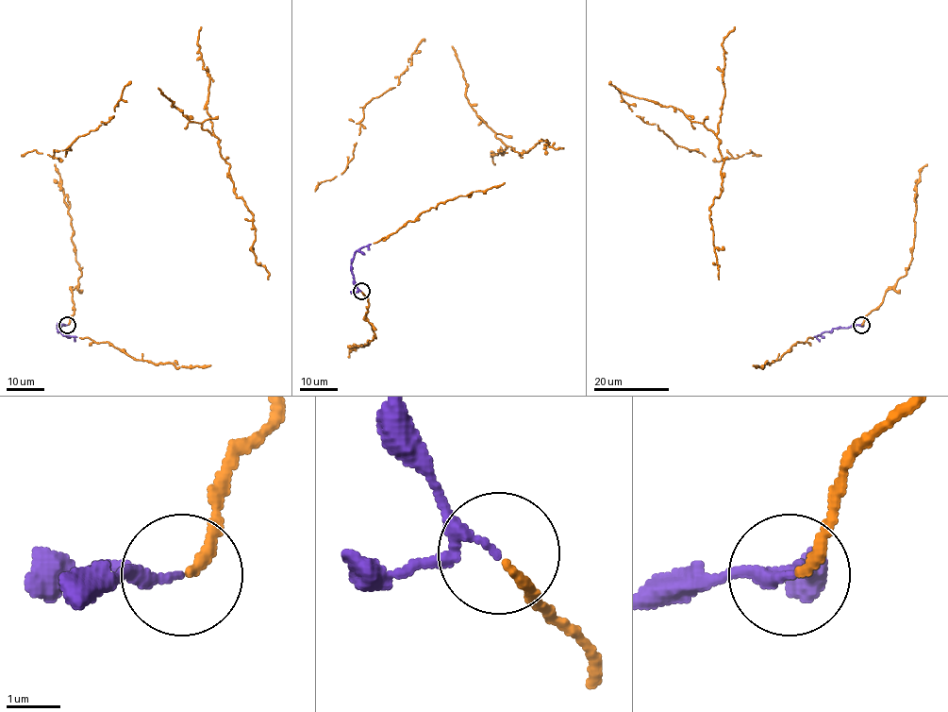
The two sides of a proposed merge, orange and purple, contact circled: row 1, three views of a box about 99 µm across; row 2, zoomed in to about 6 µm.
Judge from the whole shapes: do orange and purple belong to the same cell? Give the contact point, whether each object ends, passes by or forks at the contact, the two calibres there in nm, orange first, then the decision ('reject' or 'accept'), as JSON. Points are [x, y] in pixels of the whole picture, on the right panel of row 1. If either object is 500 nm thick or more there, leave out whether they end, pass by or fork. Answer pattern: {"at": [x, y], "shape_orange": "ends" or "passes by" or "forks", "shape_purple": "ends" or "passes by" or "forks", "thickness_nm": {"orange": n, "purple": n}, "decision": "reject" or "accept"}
{"at": [861, 325], "shape_orange": "ends", "shape_purple": "passes by", "thickness_nm": {"orange": 200, "purple": 140}, "decision": "accept"}

